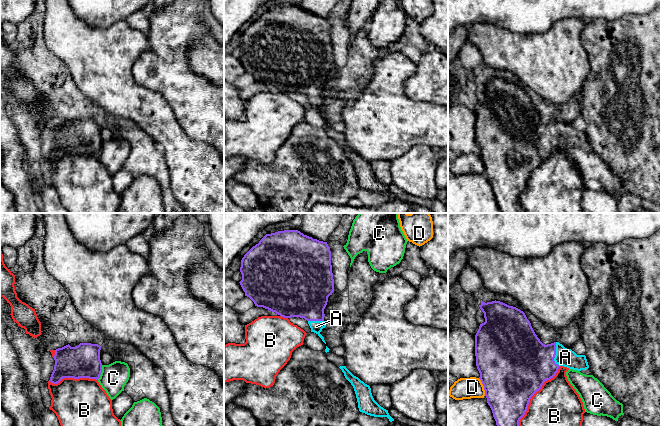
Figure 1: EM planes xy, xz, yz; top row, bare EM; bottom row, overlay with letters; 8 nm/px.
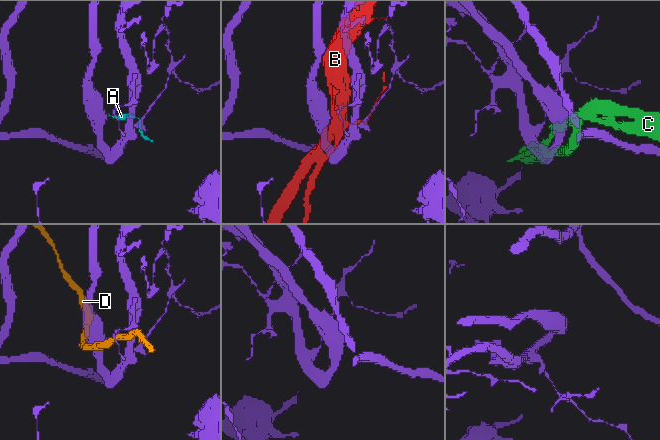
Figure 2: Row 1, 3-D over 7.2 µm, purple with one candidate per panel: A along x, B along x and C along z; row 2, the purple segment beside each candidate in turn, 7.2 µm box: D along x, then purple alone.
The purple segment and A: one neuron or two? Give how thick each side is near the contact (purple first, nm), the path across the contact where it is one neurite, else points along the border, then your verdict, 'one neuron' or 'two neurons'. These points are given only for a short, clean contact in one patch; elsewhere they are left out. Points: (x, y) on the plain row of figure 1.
420/150 nm | across yz (525, 138), (542, 138), (555, 130), (565, 133) | one neuron

